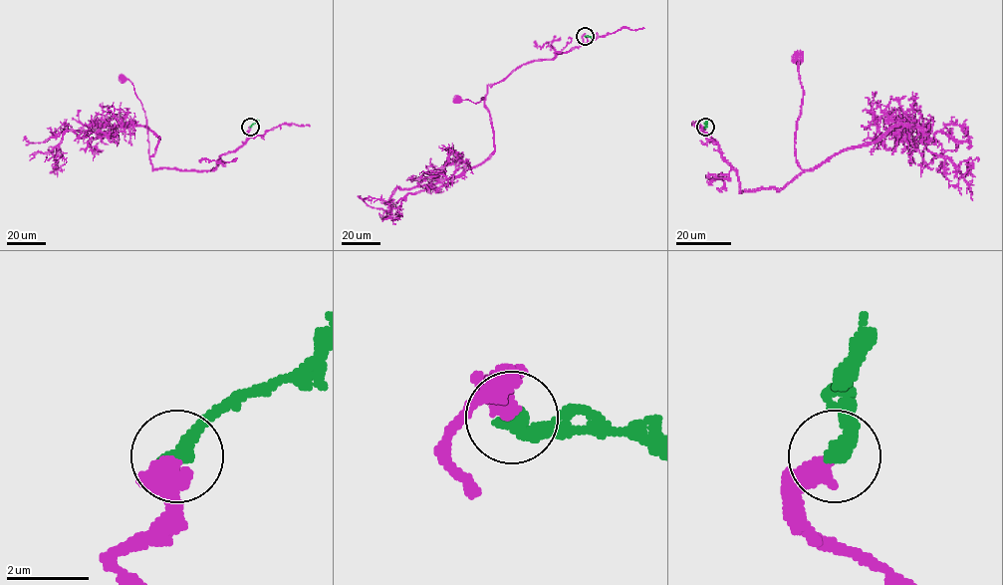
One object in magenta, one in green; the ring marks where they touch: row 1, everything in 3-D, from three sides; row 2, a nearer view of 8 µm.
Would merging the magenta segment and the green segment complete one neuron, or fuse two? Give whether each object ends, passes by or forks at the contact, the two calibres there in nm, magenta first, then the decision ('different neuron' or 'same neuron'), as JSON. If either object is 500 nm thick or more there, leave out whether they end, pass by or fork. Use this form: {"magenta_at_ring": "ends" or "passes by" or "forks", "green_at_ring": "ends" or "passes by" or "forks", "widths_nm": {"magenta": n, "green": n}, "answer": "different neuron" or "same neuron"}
{"widths_nm": {"magenta": 550, "green": 420}, "answer": "same neuron"}

